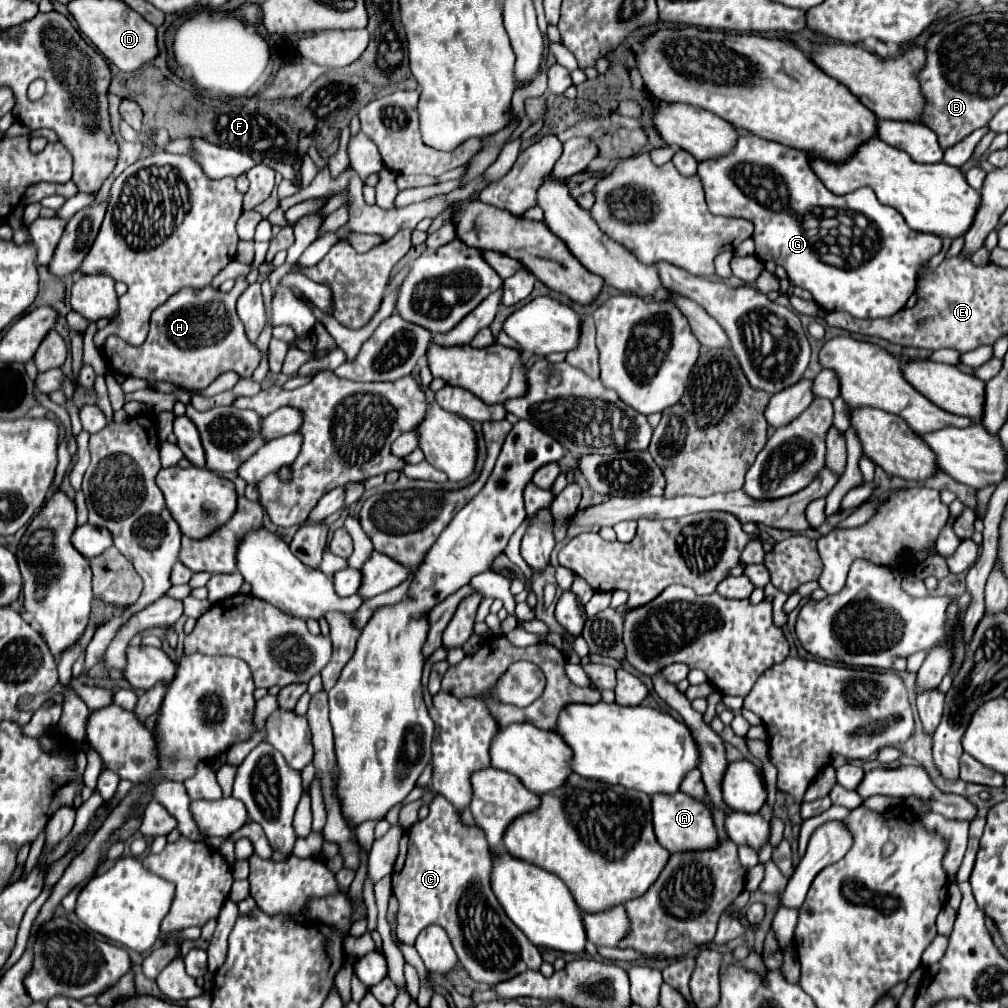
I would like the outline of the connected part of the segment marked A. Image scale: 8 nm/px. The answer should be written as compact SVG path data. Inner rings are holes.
M684 792L652 796L652 824L656 840L666 850L670 850L670 854L684 850L706 850L718 844L718 834L710 808L696 798L688 798L688 794Z

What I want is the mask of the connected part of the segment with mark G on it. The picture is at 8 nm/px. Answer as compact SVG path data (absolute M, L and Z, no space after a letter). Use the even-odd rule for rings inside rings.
M740 134L736 148L726 156L710 158L698 162L698 176L702 180L708 210L716 216L730 218L746 218L754 224L752 240L756 244L756 256L762 262L776 262L786 268L788 278L794 286L808 290L816 304L826 312L844 310L856 318L886 318L902 310L908 298L916 290L916 274L922 262L930 260L942 248L942 238L936 234L910 230L904 218L890 206L878 202L878 198L868 188L860 188L850 192L848 198L832 194L812 172L808 158L804 152L782 146L778 142L770 142L764 138L756 138L754 134ZM770 204L788 204L788 210L774 210ZM840 226L850 226L850 236L840 234ZM826 238L832 238L832 244L838 244L840 254L832 254Z

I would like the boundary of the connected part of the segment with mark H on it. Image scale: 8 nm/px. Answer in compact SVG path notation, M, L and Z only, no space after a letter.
M204 286L202 290L190 290L184 288L178 294L174 294L168 302L164 302L160 308L152 312L150 320L150 334L142 346L132 346L124 342L118 336L110 336L104 344L104 360L112 374L122 376L136 376L146 380L166 380L174 384L182 384L190 390L202 390L210 386L220 374L224 372L236 372L238 376L252 376L252 372L258 368L262 360L262 352L256 344L248 342L244 334L244 326L236 314L236 298L242 292L236 290L236 286L230 292L220 292L218 288Z

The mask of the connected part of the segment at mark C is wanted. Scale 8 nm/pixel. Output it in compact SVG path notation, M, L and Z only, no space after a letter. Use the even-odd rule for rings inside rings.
M440 794L430 804L430 814L424 820L418 820L414 826L406 830L406 834L400 840L400 858L398 862L402 868L394 868L392 872L392 892L398 898L400 910L398 910L398 928L396 936L400 942L414 946L416 936L430 924L438 924L448 932L448 938L452 940L452 946L458 954L458 960L462 968L468 972L468 976L474 982L482 982L488 986L496 986L508 978L514 978L516 974L530 970L538 970L542 964L542 956L516 926L512 926L510 918L504 914L502 906L496 902L496 896L490 888L490 870L492 870L492 858L488 842L484 840L484 834L478 826L474 826L474 836L468 836L468 826L462 824L456 808L442 798Z

